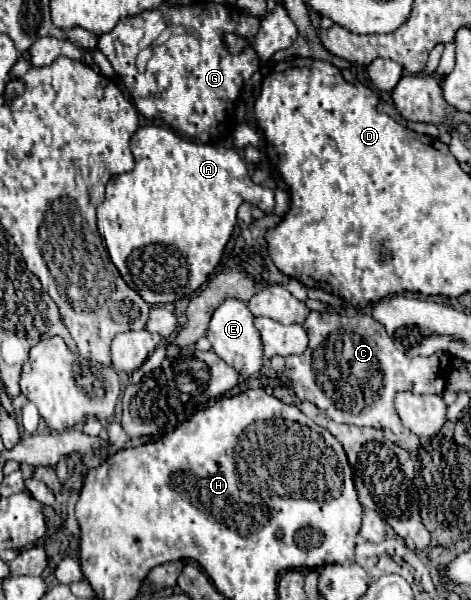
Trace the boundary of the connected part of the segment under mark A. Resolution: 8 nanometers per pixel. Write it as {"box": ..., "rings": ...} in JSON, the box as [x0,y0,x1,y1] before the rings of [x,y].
{"box":[98,125,274,305],"rings":[[[158,125],[140,127],[130,139],[130,149],[136,167],[112,177],[108,183],[106,199],[98,205],[98,231],[112,263],[130,289],[140,293],[140,297],[150,305],[174,303],[192,295],[220,263],[236,225],[236,209],[240,203],[248,201],[265,213],[274,213],[274,191],[252,183],[246,163],[236,149],[186,141],[174,131]]]}

